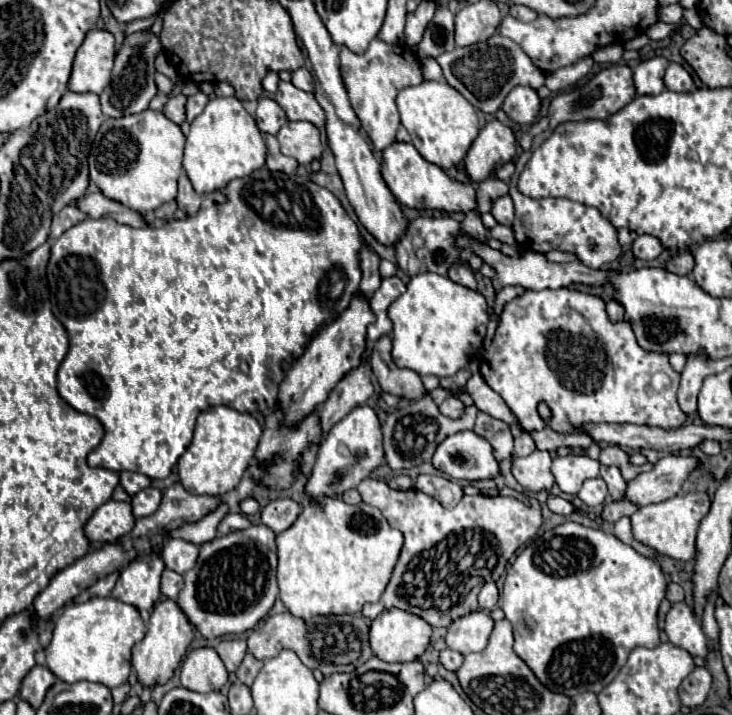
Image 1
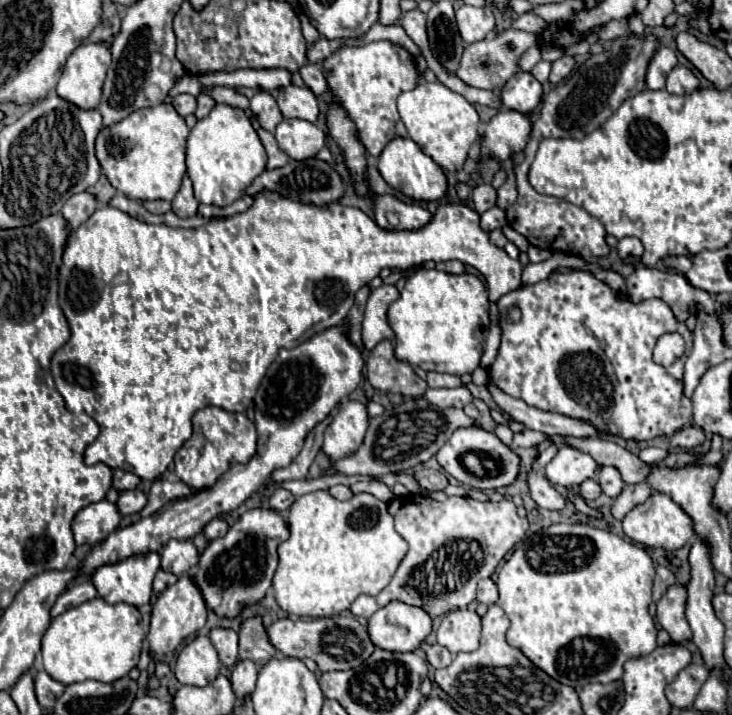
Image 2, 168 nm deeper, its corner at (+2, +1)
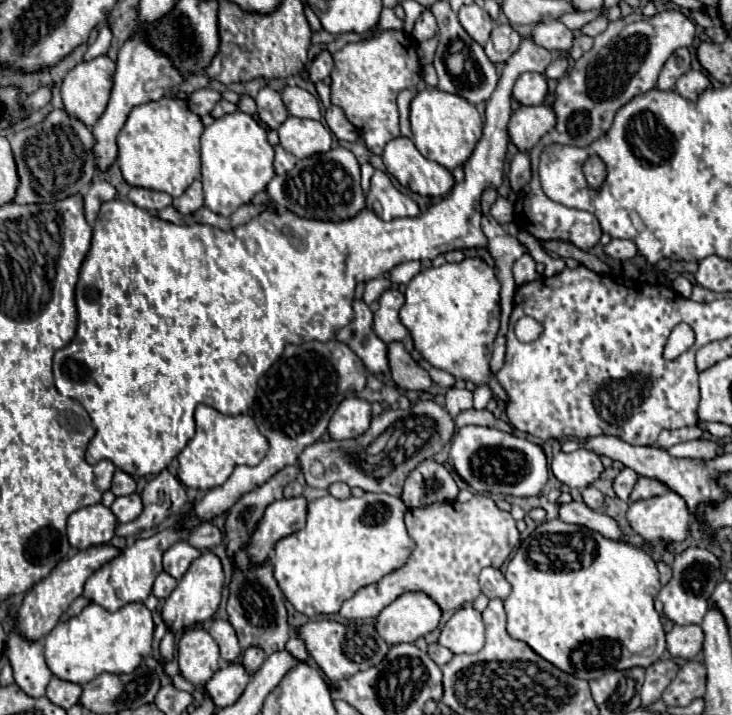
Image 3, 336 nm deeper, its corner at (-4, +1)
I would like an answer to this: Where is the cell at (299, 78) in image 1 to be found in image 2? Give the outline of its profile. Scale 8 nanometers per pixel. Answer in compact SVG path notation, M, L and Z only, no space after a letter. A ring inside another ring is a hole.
M307 64L299 70L305 86L309 86L317 96L325 96L329 86L327 86L327 80L325 80L325 74L321 70L319 64Z

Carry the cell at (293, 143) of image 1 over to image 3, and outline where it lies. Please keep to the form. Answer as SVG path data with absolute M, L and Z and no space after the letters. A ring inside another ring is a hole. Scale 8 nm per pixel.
M289 116L277 130L281 146L297 158L307 158L331 148L331 130L317 120Z

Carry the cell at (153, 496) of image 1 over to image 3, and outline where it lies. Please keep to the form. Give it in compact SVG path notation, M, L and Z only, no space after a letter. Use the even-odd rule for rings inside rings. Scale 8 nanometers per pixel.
M139 494L119 496L119 498L115 498L115 502L111 504L111 512L115 514L117 522L121 522L121 524L135 520L135 516L139 516L141 510L143 510L143 504L141 504L141 496L139 496Z

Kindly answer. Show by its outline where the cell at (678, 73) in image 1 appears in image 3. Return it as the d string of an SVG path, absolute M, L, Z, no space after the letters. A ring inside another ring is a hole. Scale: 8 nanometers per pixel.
M689 70L685 72L677 84L675 84L675 92L691 102L695 102L699 98L699 94L709 86L709 78L697 70Z

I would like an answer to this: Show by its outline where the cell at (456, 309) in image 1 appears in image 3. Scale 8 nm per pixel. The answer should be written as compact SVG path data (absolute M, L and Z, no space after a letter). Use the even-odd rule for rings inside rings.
M465 258L457 264L443 264L439 268L421 270L405 290L405 306L401 308L401 322L413 336L415 348L423 358L455 378L473 384L487 384L495 400L507 400L507 394L489 372L493 342L499 332L501 302L499 280L495 270L481 258Z

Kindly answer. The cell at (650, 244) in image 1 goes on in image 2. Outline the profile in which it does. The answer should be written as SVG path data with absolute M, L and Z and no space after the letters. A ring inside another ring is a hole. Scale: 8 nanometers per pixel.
M621 238L617 250L619 250L621 258L629 258L629 256L637 256L639 258L643 254L643 244L637 238Z

